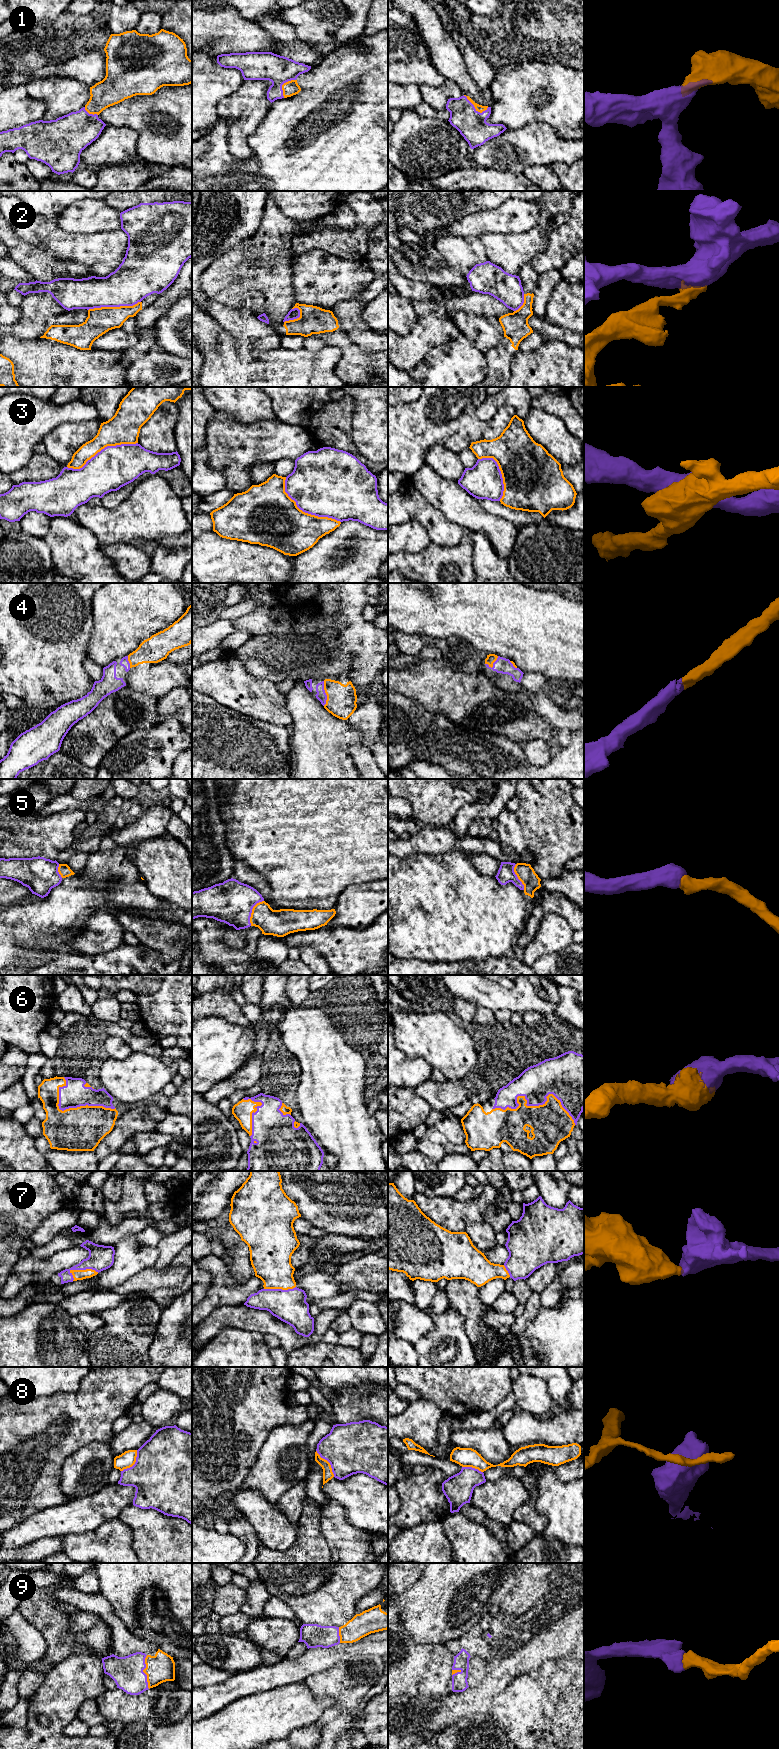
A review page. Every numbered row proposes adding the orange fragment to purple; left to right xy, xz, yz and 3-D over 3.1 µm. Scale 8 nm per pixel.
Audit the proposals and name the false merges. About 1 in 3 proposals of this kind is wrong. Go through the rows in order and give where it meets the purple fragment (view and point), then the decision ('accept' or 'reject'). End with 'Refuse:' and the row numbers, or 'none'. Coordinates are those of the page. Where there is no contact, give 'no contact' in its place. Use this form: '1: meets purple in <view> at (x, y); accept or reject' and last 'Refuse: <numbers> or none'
1: meets purple in yz at (474, 107); accept
2: meets purple in xy at (114, 306); reject
3: meets purple in xz at (304, 511); reject
4: meets purple in xz at (325, 693); accept
5: meets purple in xz at (251, 911); accept
6: meets purple in yz at (532, 1105); accept
7: meets purple in xy at (84, 1269); accept
8: meets purple in xz at (328, 1461); reject
9: meets purple in xy at (143, 1672); accept
Refuse: 2, 3, 8

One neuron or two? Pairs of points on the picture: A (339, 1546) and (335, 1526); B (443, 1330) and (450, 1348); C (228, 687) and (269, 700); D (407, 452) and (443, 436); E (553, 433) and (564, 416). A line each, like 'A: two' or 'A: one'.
A: one
B: one
C: one
D: one
E: two

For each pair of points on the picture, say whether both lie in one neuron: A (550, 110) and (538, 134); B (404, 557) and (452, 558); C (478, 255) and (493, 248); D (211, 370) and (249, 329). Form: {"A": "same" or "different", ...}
{"A": "different", "B": "same", "C": "different", "D": "different"}

